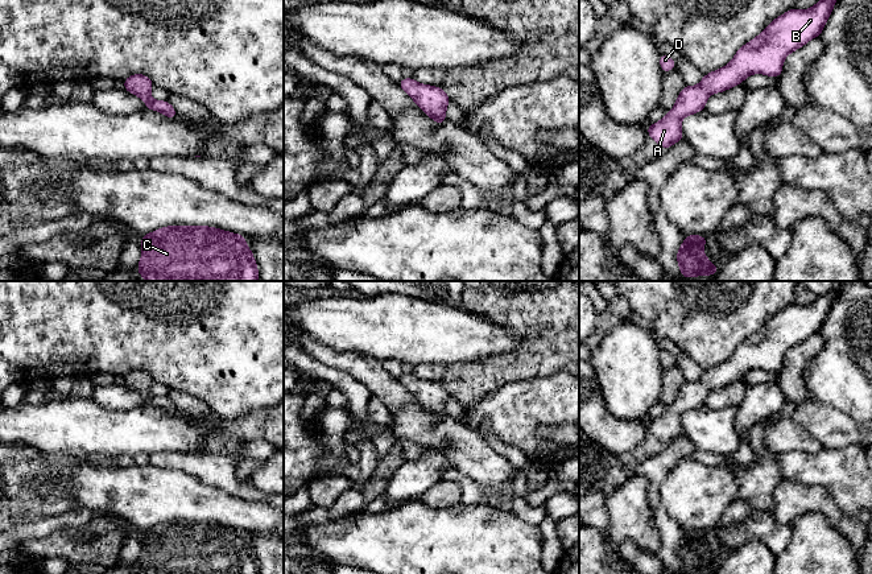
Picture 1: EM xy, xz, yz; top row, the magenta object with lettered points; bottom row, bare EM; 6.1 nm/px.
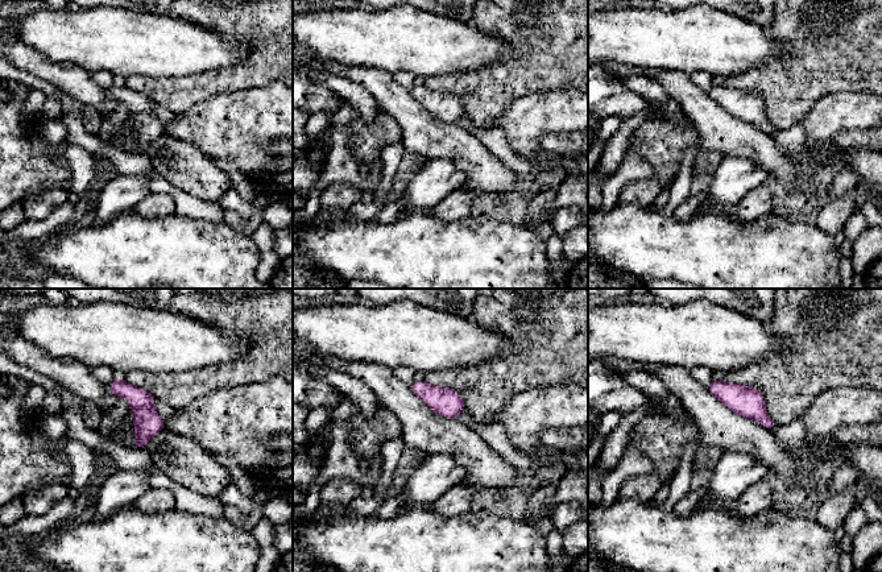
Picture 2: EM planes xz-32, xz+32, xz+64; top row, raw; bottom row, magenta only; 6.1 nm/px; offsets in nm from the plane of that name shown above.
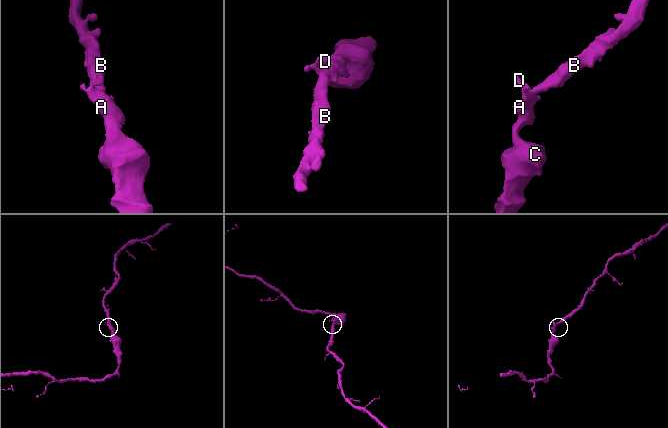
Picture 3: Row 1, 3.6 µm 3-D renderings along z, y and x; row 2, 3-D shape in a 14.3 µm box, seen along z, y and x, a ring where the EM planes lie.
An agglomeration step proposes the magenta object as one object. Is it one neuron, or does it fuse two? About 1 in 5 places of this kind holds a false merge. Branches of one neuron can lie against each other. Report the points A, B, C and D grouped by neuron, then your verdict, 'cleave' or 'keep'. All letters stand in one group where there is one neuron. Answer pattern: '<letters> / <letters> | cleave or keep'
A B C D | keep

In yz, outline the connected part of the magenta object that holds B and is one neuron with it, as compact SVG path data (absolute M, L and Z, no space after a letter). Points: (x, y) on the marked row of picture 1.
M819 0L810 9L793 8L774 18L755 40L743 45L727 66L703 75L698 86L685 86L673 110L658 123L648 124L648 135L662 149L670 148L683 140L682 119L703 111L711 94L737 86L751 74L778 78L786 55L821 36L836 1Z

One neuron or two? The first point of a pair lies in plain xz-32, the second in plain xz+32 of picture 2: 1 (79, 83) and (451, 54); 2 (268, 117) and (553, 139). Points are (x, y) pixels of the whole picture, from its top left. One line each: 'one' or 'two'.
1: two
2: two

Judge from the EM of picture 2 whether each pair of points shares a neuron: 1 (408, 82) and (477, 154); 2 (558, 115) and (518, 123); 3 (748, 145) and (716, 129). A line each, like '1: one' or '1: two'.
1: two
2: one
3: one

